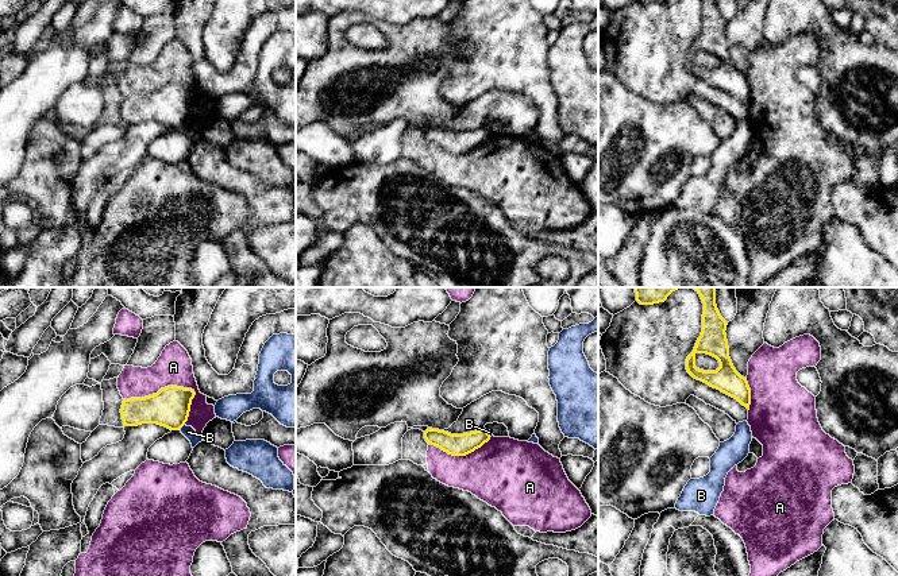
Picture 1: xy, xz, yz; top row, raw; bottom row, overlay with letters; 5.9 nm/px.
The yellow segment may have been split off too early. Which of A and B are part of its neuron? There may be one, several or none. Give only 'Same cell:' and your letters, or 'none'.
Same cell: none

